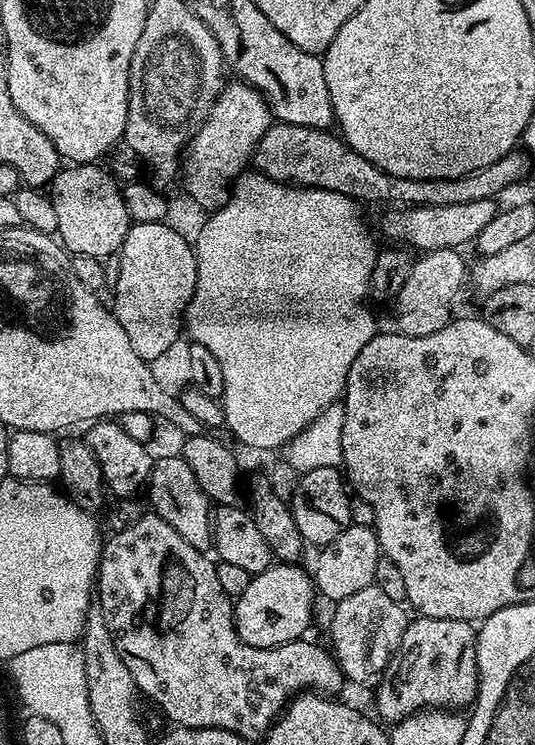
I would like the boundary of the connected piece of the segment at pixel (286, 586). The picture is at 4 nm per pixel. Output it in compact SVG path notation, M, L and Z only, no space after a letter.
M273 562L269 568L252 578L240 596L235 597L236 629L242 642L259 648L277 648L280 644L301 639L307 633L304 631L312 620L312 599L317 599L318 593L314 587L313 577L309 573L307 576L300 566L296 562Z

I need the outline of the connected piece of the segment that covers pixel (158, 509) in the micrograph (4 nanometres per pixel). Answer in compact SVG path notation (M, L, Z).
M183 455L164 456L152 465L152 473L148 475L146 493L152 503L151 511L162 522L174 526L190 546L194 546L199 552L207 553L212 548L212 514L213 505L208 495L198 486L198 478L194 478L194 470L186 466Z

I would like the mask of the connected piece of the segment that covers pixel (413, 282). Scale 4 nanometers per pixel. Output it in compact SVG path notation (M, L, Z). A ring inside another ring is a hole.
M442 248L433 252L426 252L417 255L412 262L410 278L406 278L406 283L402 290L398 290L394 307L396 307L395 327L406 336L421 336L422 334L434 334L434 330L442 330L454 318L452 307L456 304L456 295L460 292L460 287L464 284L464 260L461 253L455 248Z

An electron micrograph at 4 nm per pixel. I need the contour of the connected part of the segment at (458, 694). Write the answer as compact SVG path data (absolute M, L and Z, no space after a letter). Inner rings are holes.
M421 615L409 619L388 668L375 685L375 715L381 721L399 722L425 710L467 709L478 690L476 634L477 629L467 620Z

